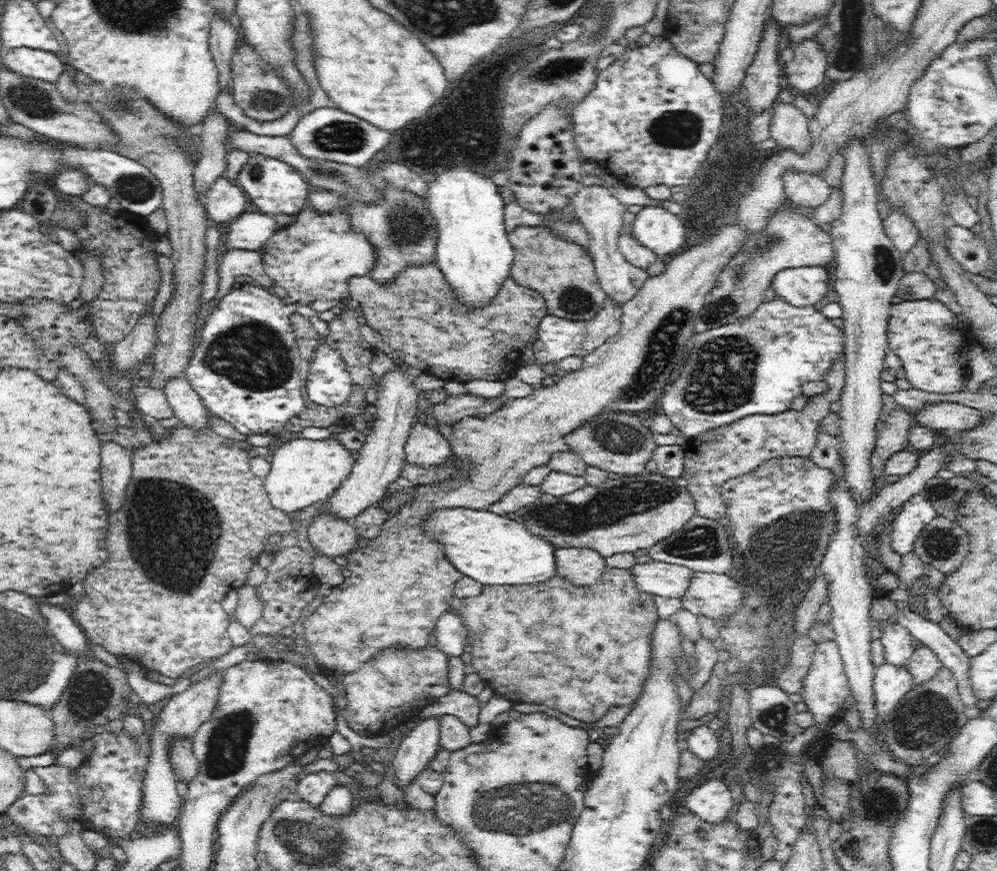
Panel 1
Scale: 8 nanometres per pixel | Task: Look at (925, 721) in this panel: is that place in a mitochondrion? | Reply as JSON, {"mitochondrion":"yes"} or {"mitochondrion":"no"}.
{"mitochondrion":"yes"}

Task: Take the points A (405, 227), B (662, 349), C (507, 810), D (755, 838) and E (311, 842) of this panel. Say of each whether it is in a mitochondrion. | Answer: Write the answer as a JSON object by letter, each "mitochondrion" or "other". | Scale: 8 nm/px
{"A":"mitochondrion","B":"mitochondrion","C":"mitochondrion","D":"other","E":"mitochondrion"}

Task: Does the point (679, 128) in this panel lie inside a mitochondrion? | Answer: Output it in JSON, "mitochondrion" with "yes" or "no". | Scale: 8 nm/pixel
{"mitochondrion":"yes"}

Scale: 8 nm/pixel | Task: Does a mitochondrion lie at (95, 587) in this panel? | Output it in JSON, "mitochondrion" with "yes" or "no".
{"mitochondrion":"no"}

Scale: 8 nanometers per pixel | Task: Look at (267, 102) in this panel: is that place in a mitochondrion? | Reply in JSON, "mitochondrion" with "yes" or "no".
{"mitochondrion":"yes"}

